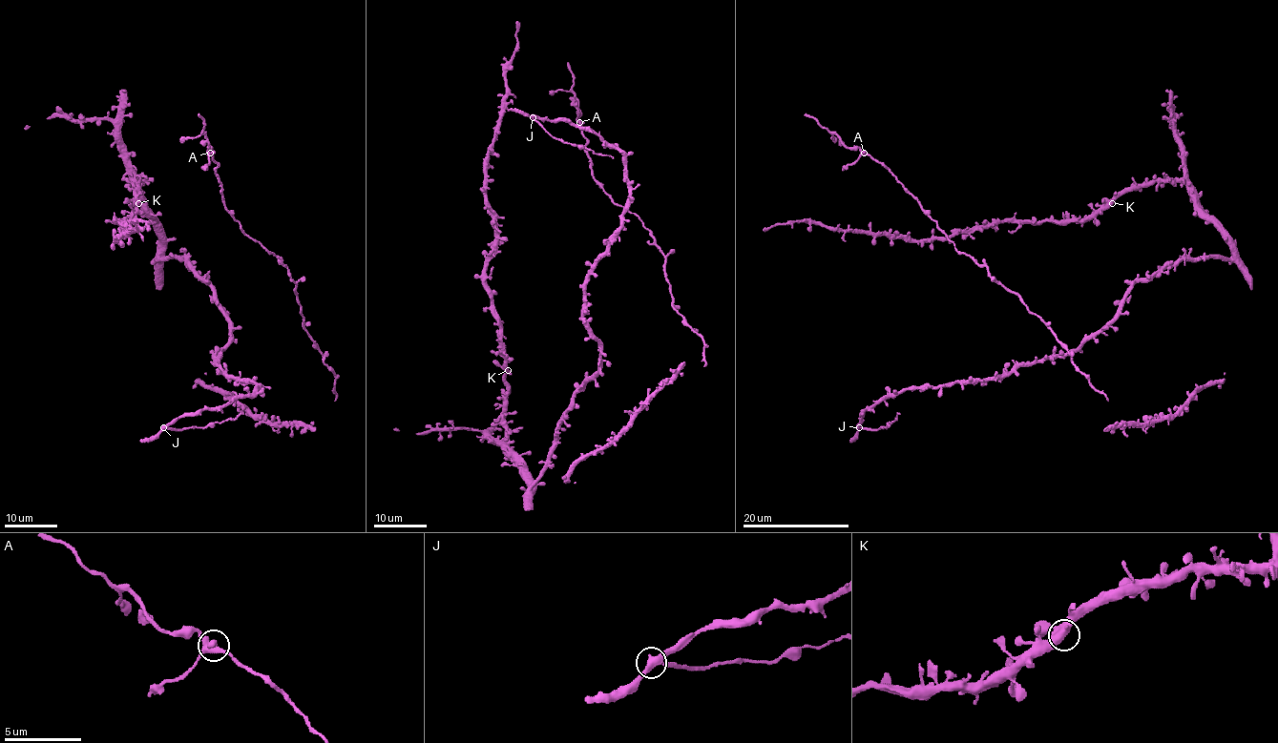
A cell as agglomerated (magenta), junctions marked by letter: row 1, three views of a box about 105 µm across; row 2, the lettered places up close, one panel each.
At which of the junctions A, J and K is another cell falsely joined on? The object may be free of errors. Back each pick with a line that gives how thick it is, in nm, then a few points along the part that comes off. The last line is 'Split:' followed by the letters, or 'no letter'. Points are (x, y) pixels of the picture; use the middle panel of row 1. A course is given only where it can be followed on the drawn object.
J: calibre 360 nm; course (532, 117), (552, 135), (613, 158)
Split: J

